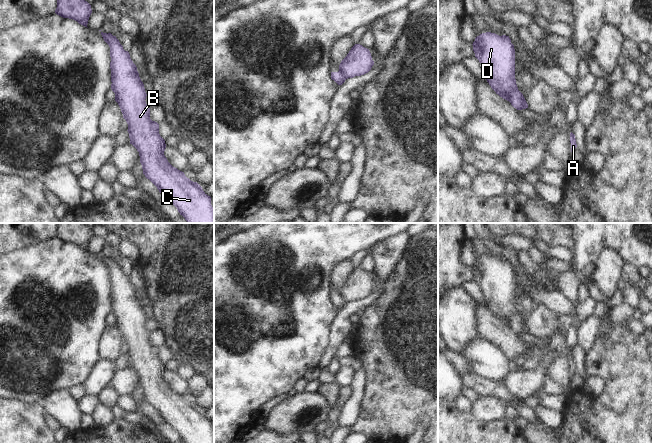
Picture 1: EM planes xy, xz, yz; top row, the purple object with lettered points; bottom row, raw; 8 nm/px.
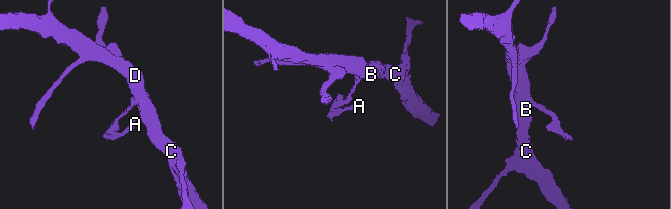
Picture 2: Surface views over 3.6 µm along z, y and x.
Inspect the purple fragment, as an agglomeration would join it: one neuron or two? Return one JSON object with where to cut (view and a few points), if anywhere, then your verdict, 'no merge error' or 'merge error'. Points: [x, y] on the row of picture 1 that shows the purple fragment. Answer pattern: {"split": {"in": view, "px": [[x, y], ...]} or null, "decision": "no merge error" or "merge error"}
{"split": {"in": "yz", "px": [[517, 88], [512, 93], [509, 101]]}, "decision": "merge error"}

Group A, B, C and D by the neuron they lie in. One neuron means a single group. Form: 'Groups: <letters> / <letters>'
Groups: A / B C D

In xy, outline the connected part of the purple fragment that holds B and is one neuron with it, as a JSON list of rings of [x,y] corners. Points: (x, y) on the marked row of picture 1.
[[[101,30],[99,31],[104,41],[110,47],[111,89],[115,93],[116,102],[121,109],[123,118],[128,124],[127,131],[129,133],[130,144],[139,152],[143,174],[157,187],[163,198],[170,201],[177,208],[178,212],[185,218],[187,223],[214,223],[214,210],[211,205],[211,197],[203,191],[202,187],[197,182],[191,181],[185,176],[184,172],[173,167],[164,155],[166,148],[165,140],[159,134],[159,124],[150,119],[150,108],[145,101],[147,94],[144,84],[139,77],[136,65],[130,58],[129,52],[123,49],[123,46],[116,36],[113,36],[111,33],[103,33]]]

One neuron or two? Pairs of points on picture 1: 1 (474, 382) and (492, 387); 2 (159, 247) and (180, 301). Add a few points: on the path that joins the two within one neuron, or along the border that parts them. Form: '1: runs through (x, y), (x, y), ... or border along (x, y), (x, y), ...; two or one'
1: runs through (478, 383), (488, 387); one
2: runs through (173, 259), (183, 272), (183, 287); one

